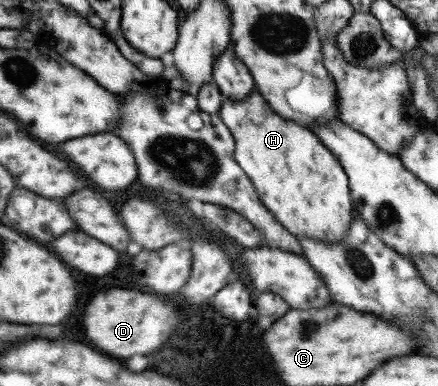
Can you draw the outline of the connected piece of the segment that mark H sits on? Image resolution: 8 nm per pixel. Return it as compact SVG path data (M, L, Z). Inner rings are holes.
M252 89L243 99L223 97L218 116L234 139L234 160L250 179L259 201L267 207L277 223L281 223L293 237L308 237L333 243L346 235L353 218L346 173L331 151L311 131L275 114L267 102Z

